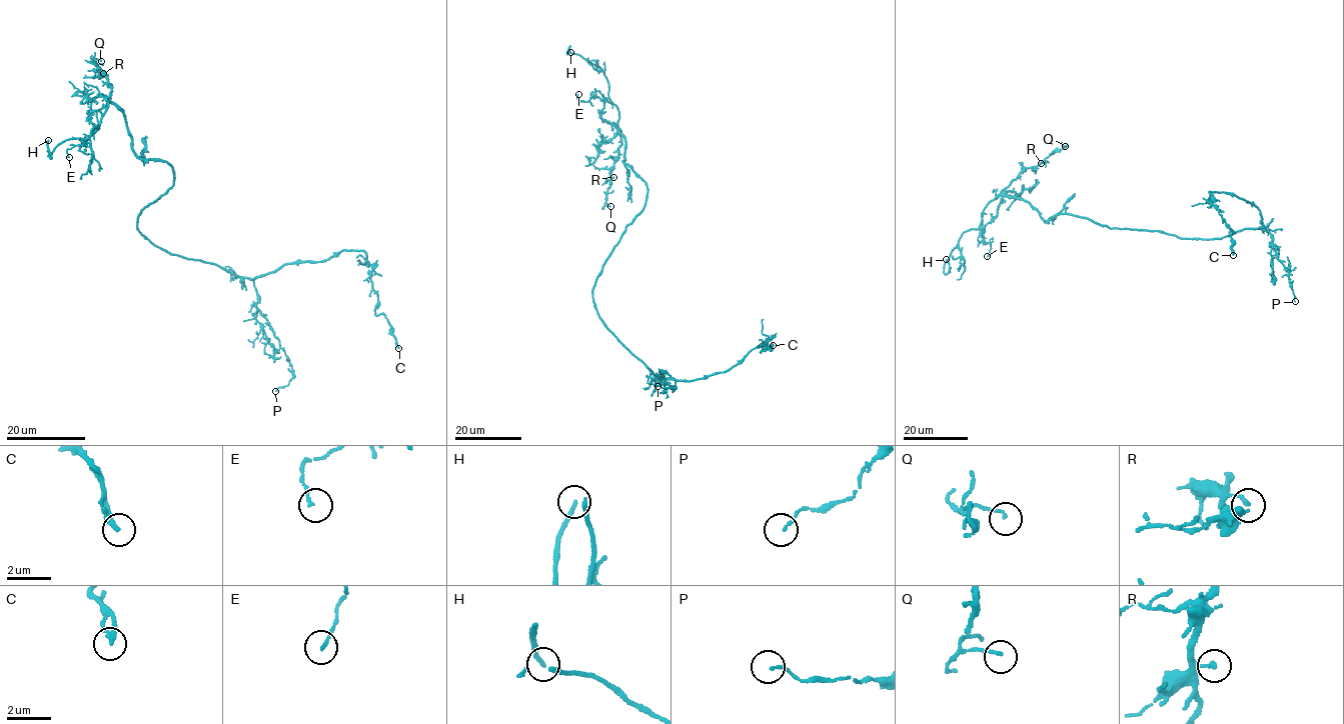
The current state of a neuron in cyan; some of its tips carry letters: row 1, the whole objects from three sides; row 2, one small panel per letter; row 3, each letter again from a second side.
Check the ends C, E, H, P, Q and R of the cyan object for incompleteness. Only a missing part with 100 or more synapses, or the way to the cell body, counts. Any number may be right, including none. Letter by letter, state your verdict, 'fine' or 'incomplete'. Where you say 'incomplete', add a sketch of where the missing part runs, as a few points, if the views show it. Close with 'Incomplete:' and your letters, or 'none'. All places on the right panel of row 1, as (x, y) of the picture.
C: fine
E: fine
H: incomplete; course (946, 259), (947, 245)
P: fine
Q: fine
R: fine
Incomplete: H

